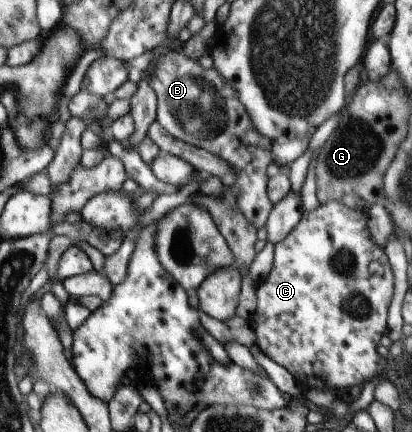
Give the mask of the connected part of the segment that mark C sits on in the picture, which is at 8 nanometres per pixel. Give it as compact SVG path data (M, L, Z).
M325 201L313 211L301 211L298 223L284 237L274 244L273 262L266 277L256 286L256 303L253 314L246 321L252 328L253 344L258 347L268 359L281 365L292 375L301 391L318 389L318 391L338 394L349 388L360 388L362 384L372 380L384 371L385 359L380 348L380 337L386 334L387 307L393 296L393 273L382 246L376 244L366 228L366 214L360 210L353 210L335 201Z

